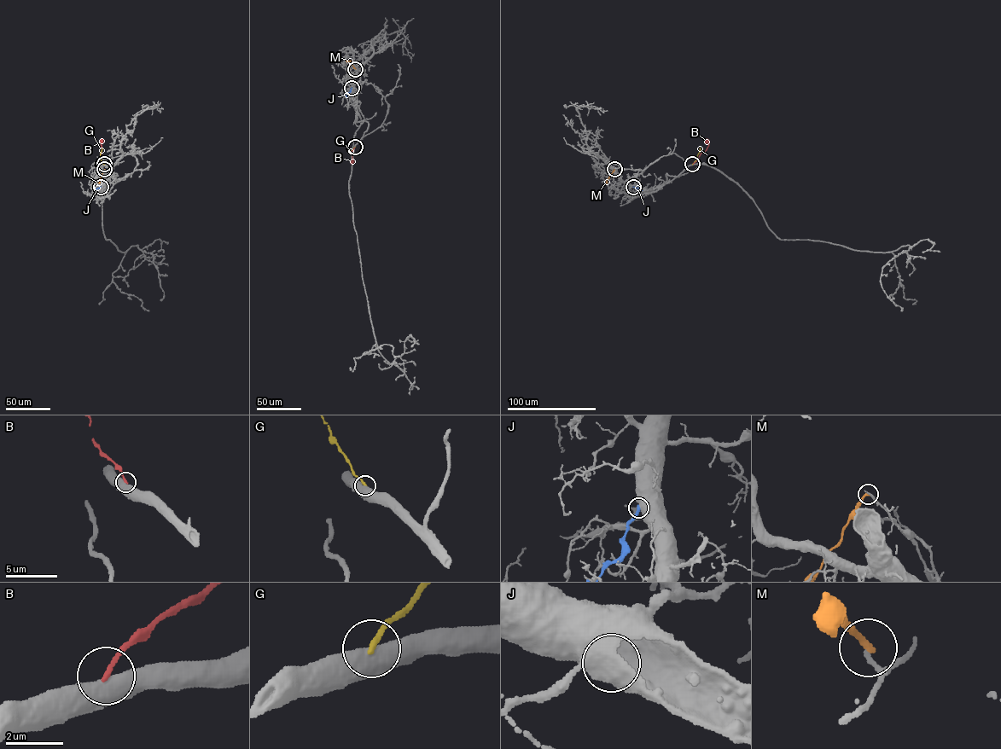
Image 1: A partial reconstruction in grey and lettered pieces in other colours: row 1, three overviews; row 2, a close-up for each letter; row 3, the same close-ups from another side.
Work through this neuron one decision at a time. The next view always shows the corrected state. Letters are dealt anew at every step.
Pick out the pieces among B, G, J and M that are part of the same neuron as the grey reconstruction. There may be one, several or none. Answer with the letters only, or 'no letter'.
no letter

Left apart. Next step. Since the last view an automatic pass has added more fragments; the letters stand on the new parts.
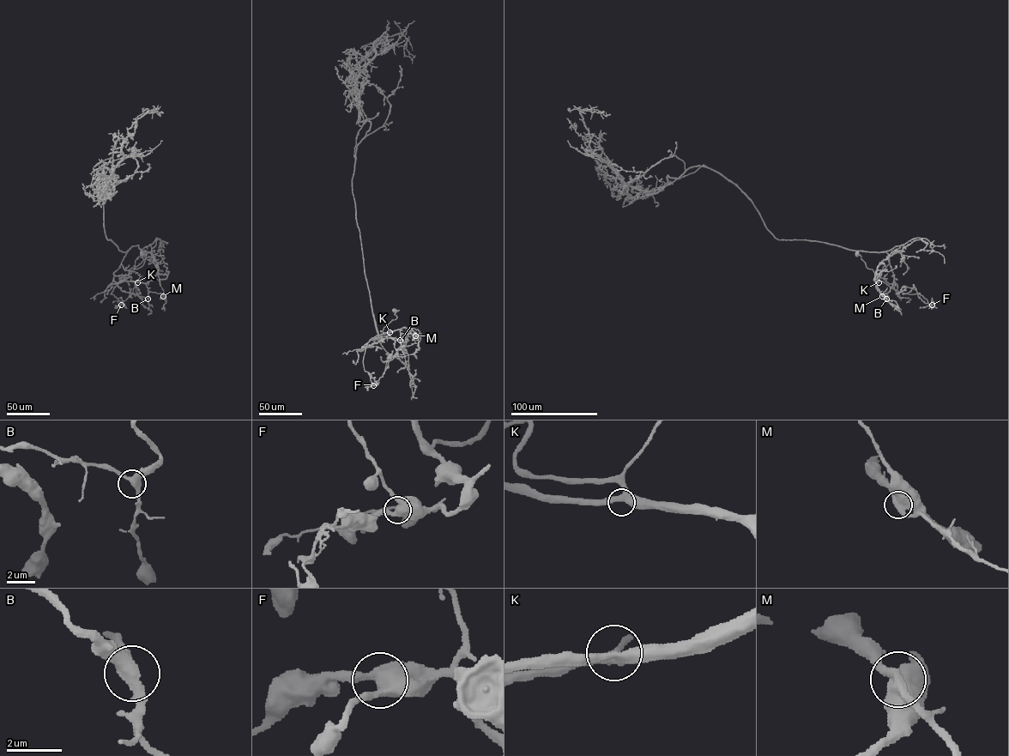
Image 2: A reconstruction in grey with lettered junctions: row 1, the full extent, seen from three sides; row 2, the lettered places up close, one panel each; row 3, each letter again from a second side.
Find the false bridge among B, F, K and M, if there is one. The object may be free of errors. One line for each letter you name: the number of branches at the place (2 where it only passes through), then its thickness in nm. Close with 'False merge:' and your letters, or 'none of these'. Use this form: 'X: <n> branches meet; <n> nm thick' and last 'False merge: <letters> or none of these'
M: 3 branches meet; 460 nm thick
False merge: M

